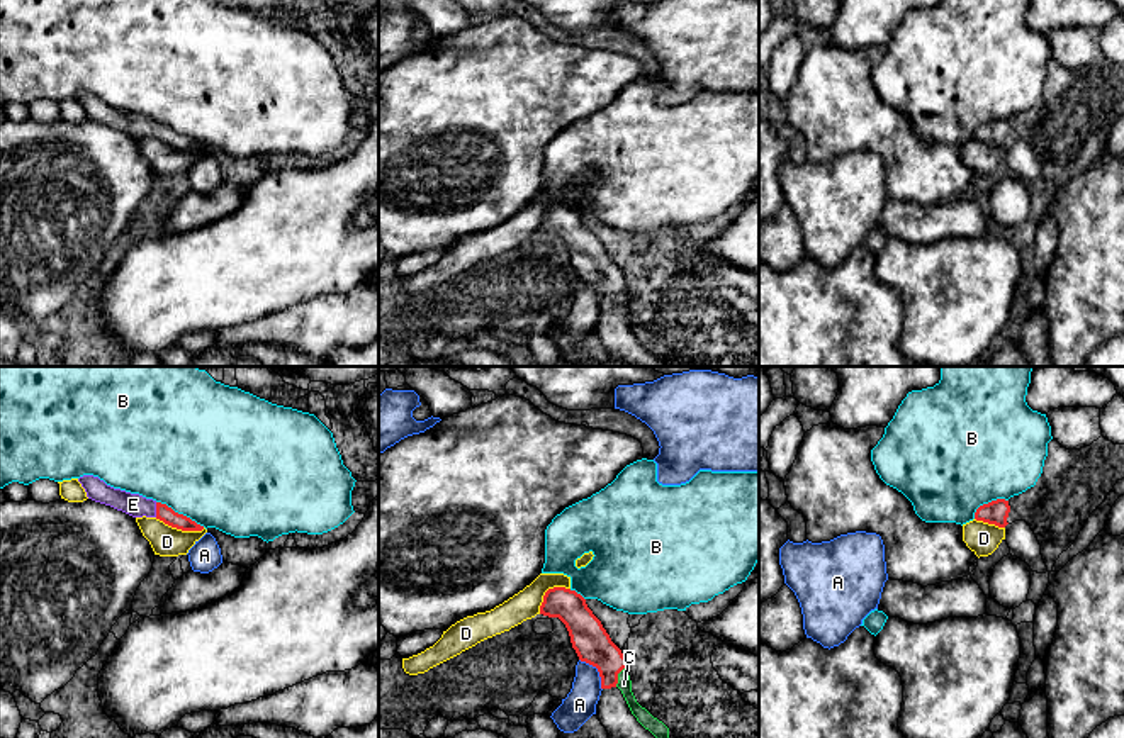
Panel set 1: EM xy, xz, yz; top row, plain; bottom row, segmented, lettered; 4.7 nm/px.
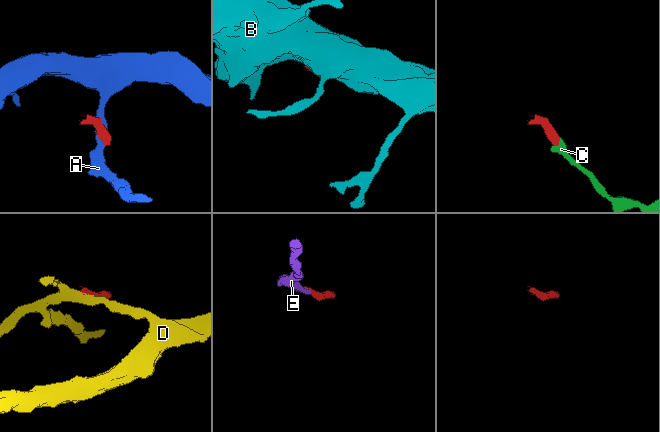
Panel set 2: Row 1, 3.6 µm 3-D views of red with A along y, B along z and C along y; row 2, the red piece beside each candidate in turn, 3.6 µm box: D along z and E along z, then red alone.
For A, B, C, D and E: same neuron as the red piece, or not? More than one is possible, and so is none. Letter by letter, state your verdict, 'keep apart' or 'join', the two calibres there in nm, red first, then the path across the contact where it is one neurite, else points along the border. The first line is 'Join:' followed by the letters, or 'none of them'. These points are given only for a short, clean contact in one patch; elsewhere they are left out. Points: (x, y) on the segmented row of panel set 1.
Join: E
A: keep apart; 180 nm thick on the red side, 150 nm on the other; border along xz (579, 659), (596, 669), (601, 689)
B: keep apart; 80 nm thick on the red side, 480 nm on the other; border along xy (157, 501), (204, 526)
C: keep apart; 180 nm thick on the red side, 70 nm on the other; border along xz (625, 665), (615, 686)
D: keep apart; 80 nm thick on the red side, 140 nm on the other; border along xy (155, 518), (182, 530), (204, 528)
E: join; 80 nm thick on the red side, 110 nm on the other; runs through xy (163, 513), (157, 509), (133, 504)

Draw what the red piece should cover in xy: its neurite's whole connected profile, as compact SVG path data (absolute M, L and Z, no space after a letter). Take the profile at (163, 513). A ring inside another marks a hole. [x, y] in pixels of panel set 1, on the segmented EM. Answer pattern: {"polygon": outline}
{"polygon": "M83 475L78 478L81 487L87 492L87 497L110 506L117 511L122 511L132 517L156 517L165 524L182 529L182 531L202 531L204 526L197 524L190 517L175 512L166 504L156 502L153 499L146 499L139 494L131 494L121 489L114 489L107 485L104 480L93 475Z"}

